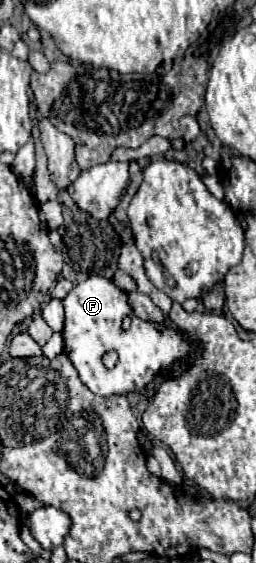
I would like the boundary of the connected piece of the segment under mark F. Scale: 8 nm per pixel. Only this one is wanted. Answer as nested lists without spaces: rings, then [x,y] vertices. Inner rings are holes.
[[[91,275],[89,279],[77,283],[71,293],[63,299],[65,305],[65,327],[63,327],[63,337],[65,337],[65,353],[69,355],[69,359],[73,361],[75,369],[79,371],[81,381],[95,393],[101,397],[109,397],[109,395],[125,395],[131,391],[141,391],[145,389],[145,385],[163,371],[177,371],[183,361],[189,359],[189,355],[193,353],[193,345],[191,341],[177,329],[167,327],[165,331],[157,331],[149,321],[143,321],[139,317],[133,315],[131,305],[127,301],[127,293],[117,289],[117,285],[105,277],[99,275]],[[125,317],[131,317],[131,325],[129,329],[123,329],[121,323]],[[107,351],[115,351],[119,355],[119,361],[115,365],[113,371],[105,369],[105,365],[101,363],[101,357]]]

